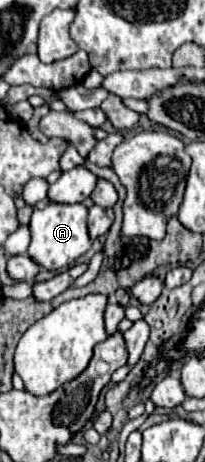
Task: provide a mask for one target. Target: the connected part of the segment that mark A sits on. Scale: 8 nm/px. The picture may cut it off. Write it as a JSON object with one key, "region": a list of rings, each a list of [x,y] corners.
{"region":[[[47,204],[43,210],[33,210],[29,230],[31,244],[27,256],[43,270],[61,270],[65,266],[73,266],[77,258],[91,248],[91,238],[87,232],[87,208],[83,204]]]}

